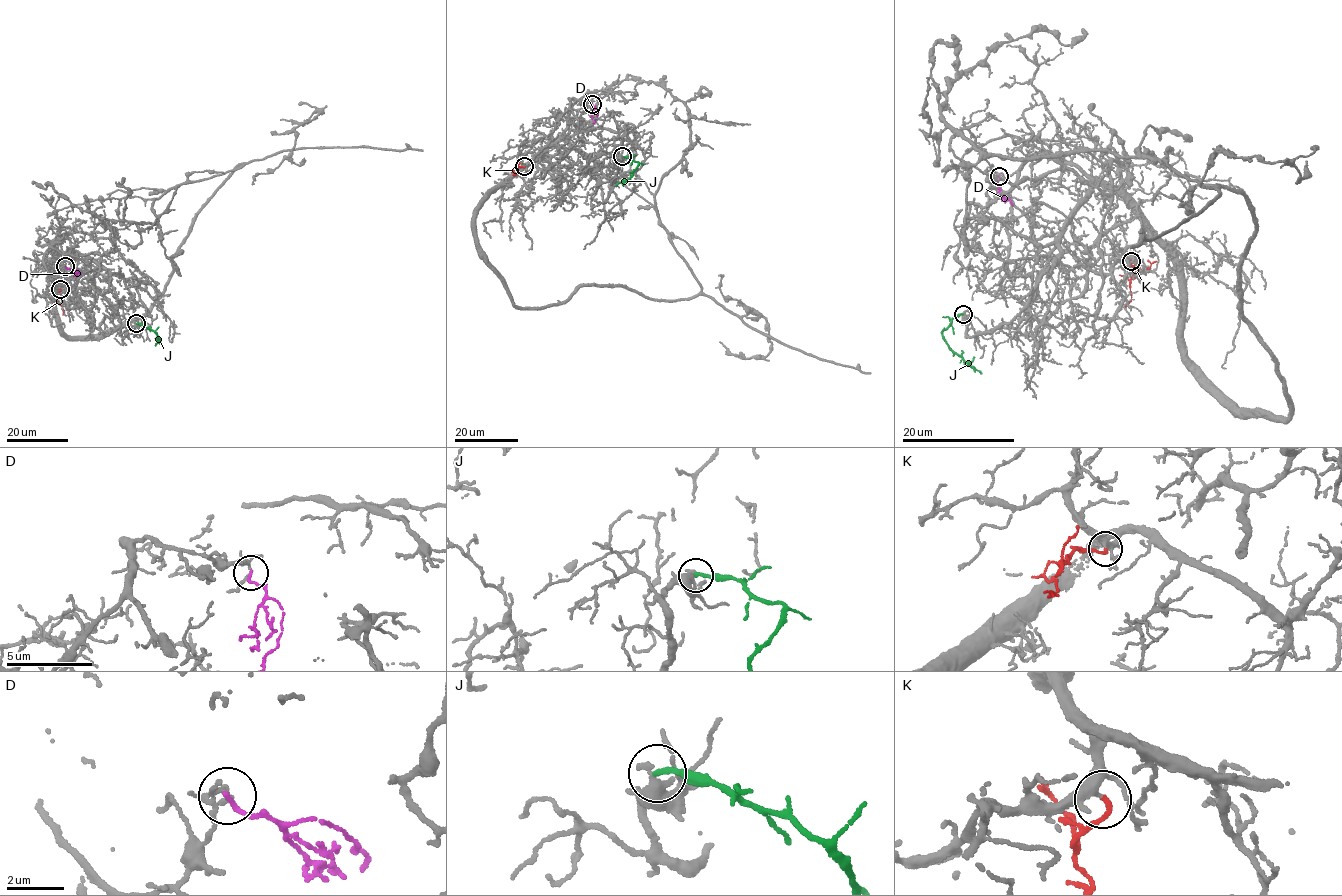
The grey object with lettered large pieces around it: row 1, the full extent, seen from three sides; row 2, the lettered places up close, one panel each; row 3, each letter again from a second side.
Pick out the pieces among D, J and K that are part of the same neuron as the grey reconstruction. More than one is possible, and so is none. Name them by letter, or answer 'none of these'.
K

